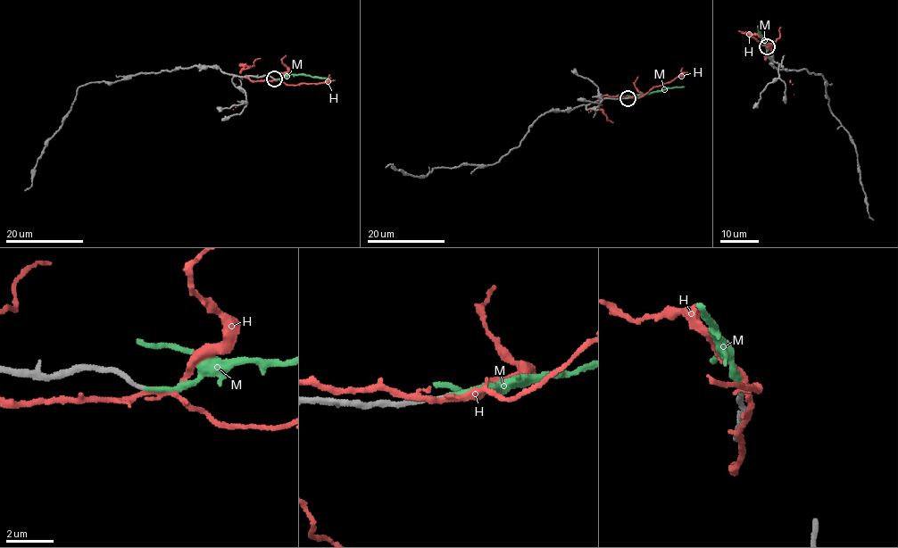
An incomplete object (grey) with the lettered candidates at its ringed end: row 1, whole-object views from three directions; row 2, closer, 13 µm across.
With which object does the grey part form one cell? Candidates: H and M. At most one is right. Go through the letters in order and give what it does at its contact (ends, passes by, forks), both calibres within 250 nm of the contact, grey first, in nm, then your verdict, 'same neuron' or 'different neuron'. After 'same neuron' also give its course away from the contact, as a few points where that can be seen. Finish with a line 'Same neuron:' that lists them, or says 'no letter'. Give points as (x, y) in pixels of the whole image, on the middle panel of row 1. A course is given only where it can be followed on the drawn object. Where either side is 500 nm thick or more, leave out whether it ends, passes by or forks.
H: it passes by; calibres 240 and 220 nm; different neuron
M: it ends; calibres 200 and 200 nm; same neuron; course (628, 97), (661, 92), (666, 87), (685, 87)
Same neuron: M

